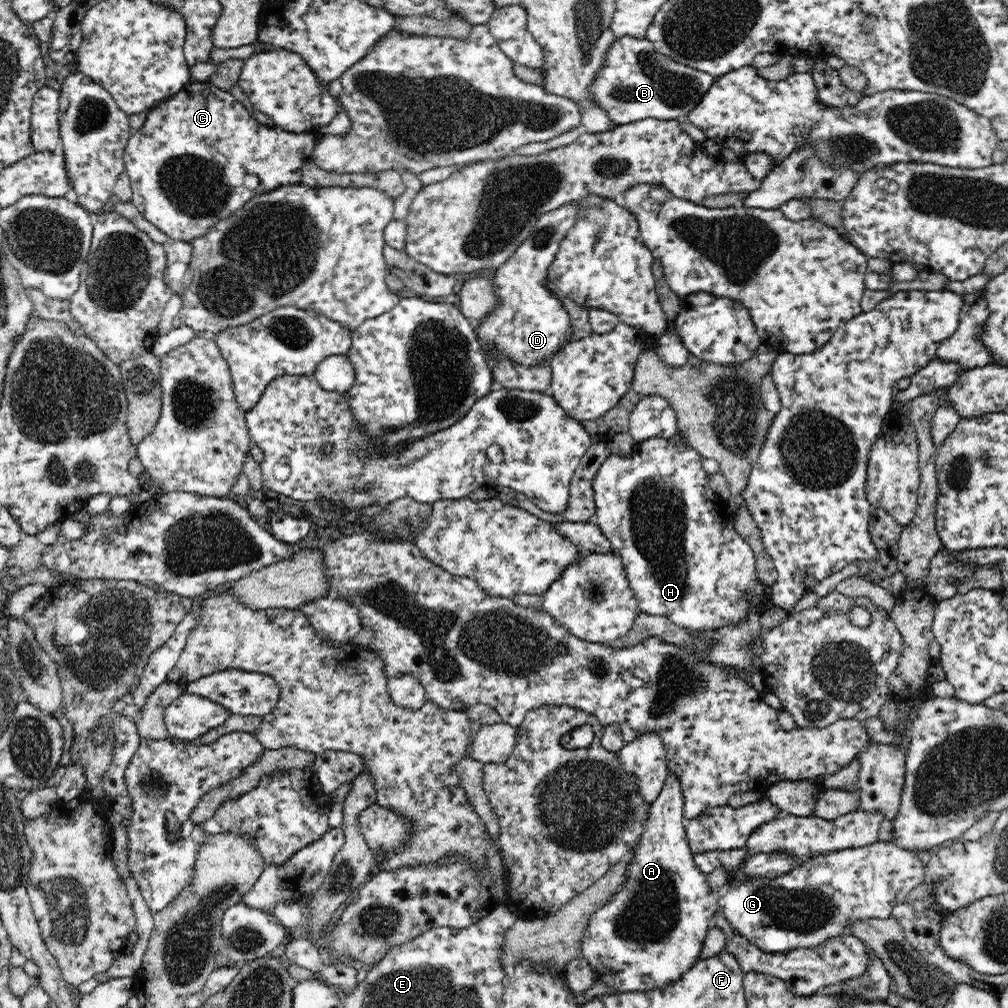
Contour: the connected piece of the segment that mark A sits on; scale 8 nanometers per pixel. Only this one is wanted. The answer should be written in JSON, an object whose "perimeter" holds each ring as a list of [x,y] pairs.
{"perimeter":[[[668,772],[664,789],[650,807],[648,820],[629,856],[625,873],[621,887],[590,916],[580,940],[581,956],[593,968],[598,985],[610,987],[616,993],[666,988],[699,960],[703,940],[711,928],[710,920],[720,911],[718,895],[709,887],[708,875],[696,866],[687,840],[683,785],[675,772]]]}

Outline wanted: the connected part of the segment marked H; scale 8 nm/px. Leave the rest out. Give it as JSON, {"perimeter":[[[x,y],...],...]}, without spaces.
{"perimeter":[[[675,435],[673,438],[652,438],[644,443],[637,444],[629,456],[610,454],[600,464],[600,470],[594,478],[594,504],[598,517],[597,525],[602,529],[602,534],[610,540],[614,551],[621,557],[625,572],[629,580],[629,587],[638,599],[638,606],[642,613],[665,616],[676,626],[691,632],[708,632],[718,630],[722,626],[740,624],[752,612],[752,606],[762,606],[764,600],[771,600],[771,590],[767,584],[757,578],[756,561],[752,547],[738,534],[733,521],[733,512],[729,503],[718,497],[708,486],[709,474],[701,466],[702,456],[690,445],[684,445],[683,436]]]}

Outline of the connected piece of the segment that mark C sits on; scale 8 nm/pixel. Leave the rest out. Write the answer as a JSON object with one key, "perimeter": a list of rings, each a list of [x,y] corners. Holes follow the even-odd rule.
{"perimeter":[[[208,81],[188,82],[182,91],[153,106],[150,112],[148,112],[143,126],[134,135],[130,136],[123,158],[125,170],[130,177],[132,187],[132,198],[130,201],[136,205],[136,208],[148,222],[151,222],[156,228],[167,234],[170,240],[182,240],[190,243],[195,238],[206,234],[217,221],[228,218],[234,211],[242,208],[253,196],[270,192],[270,190],[280,186],[302,183],[302,169],[311,160],[317,134],[315,132],[291,133],[282,127],[262,125],[250,114],[251,112],[246,110],[246,107],[239,103],[231,93],[221,90],[214,83]],[[246,174],[254,174],[256,178],[259,178],[259,186],[255,190],[249,190],[244,185],[244,176]]]}

